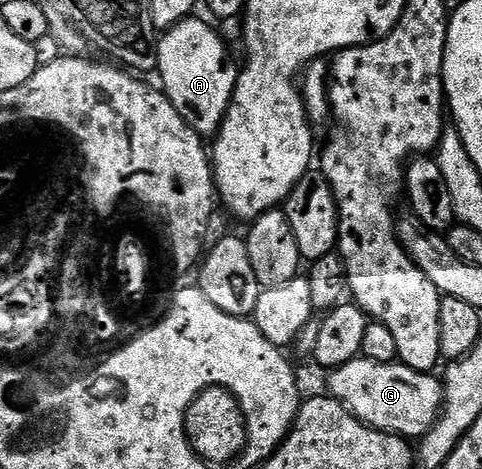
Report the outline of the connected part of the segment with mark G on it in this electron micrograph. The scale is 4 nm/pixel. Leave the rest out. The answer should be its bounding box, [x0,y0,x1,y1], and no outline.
[327,357,442,440]

